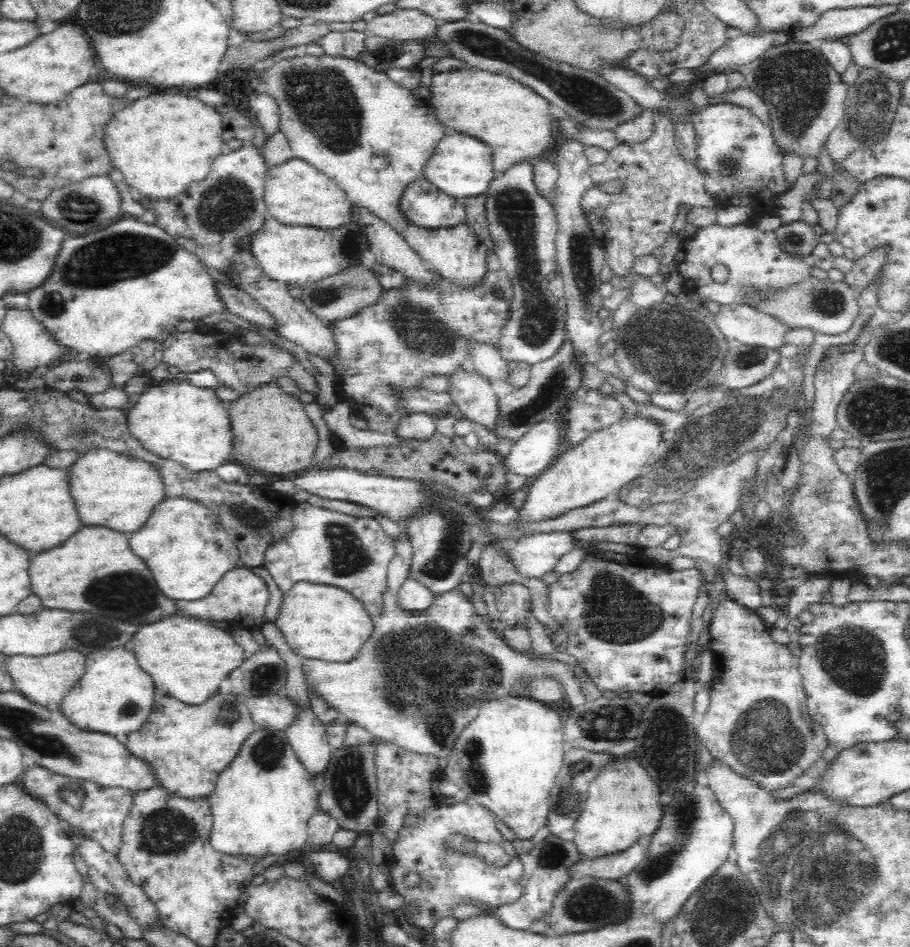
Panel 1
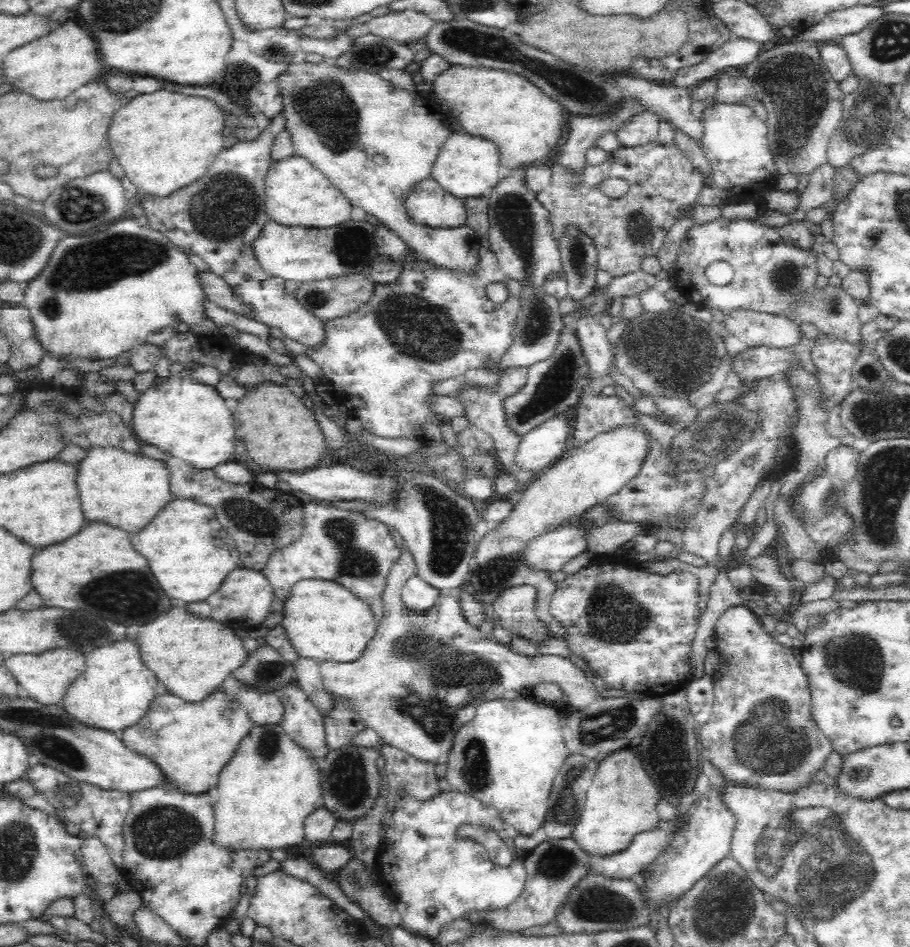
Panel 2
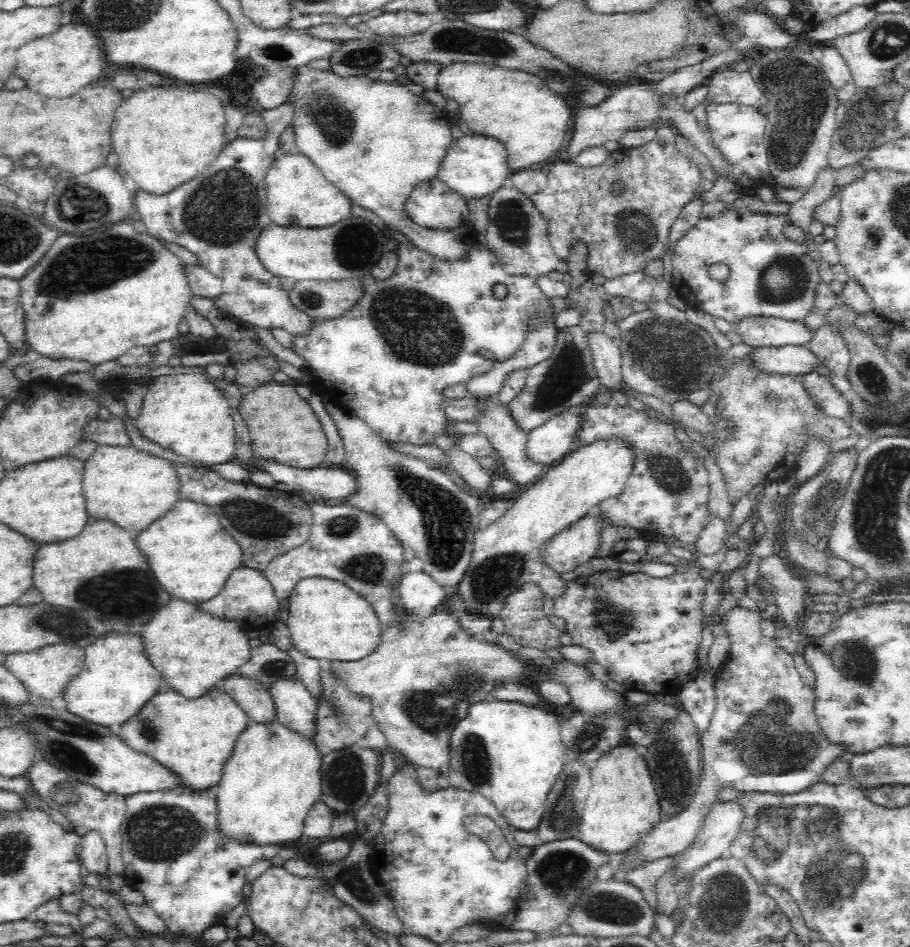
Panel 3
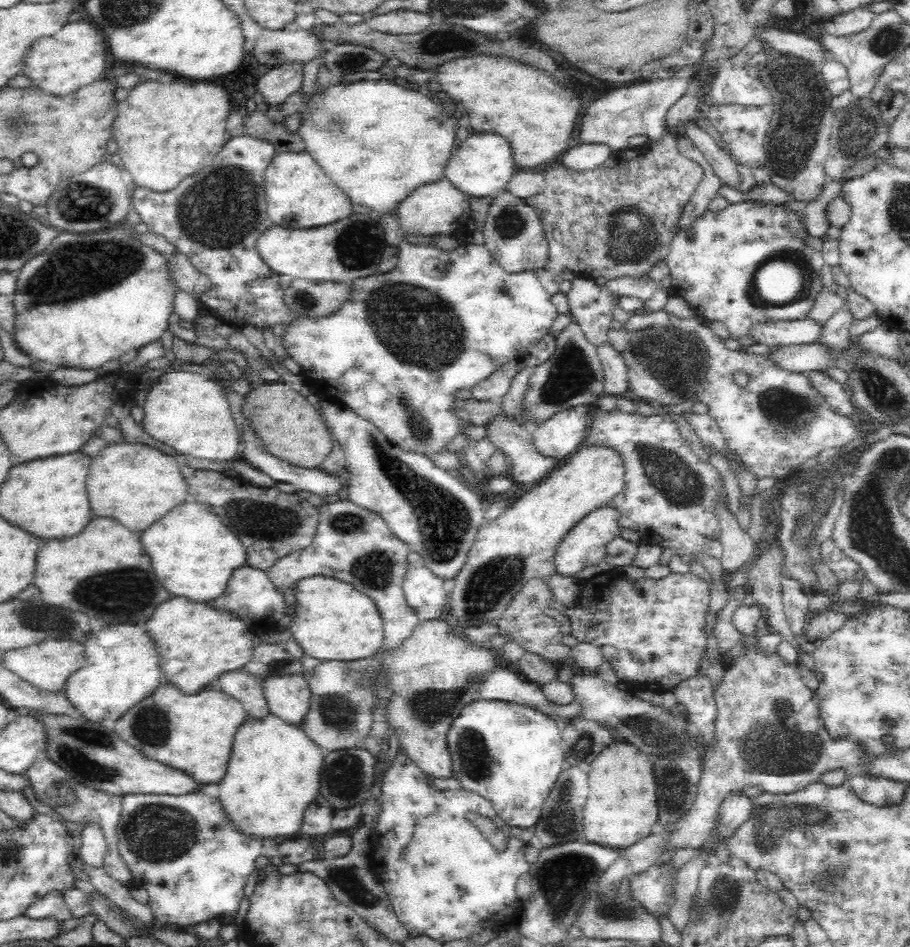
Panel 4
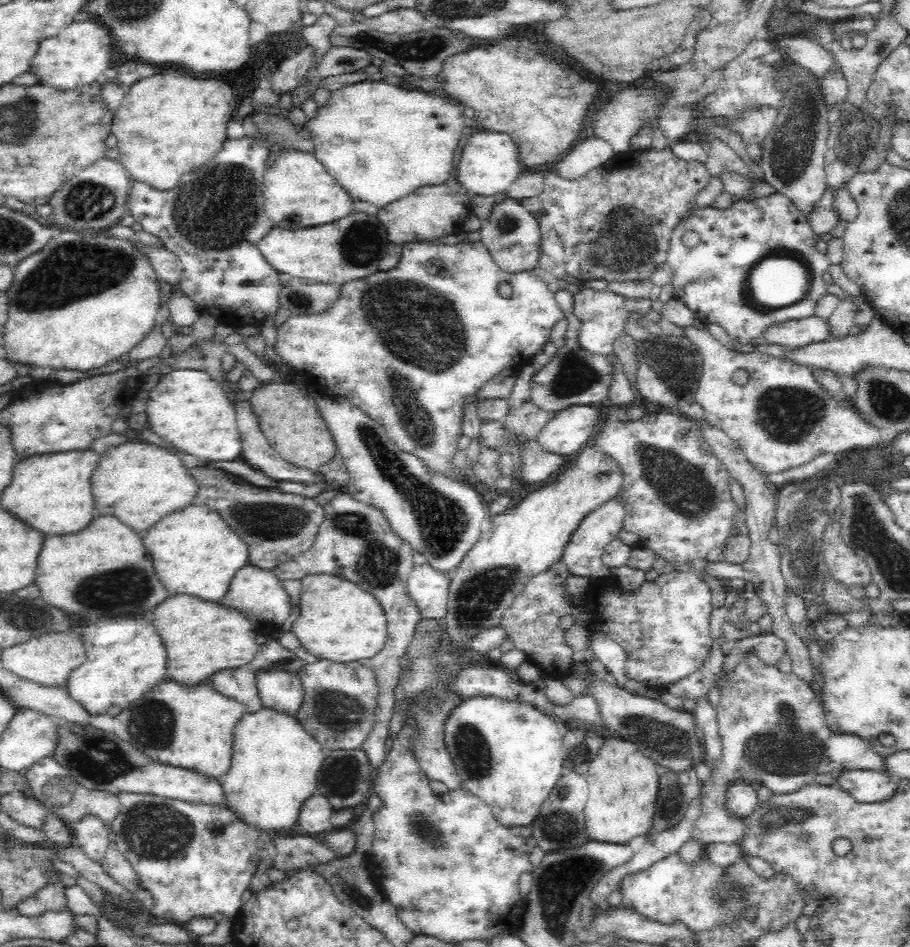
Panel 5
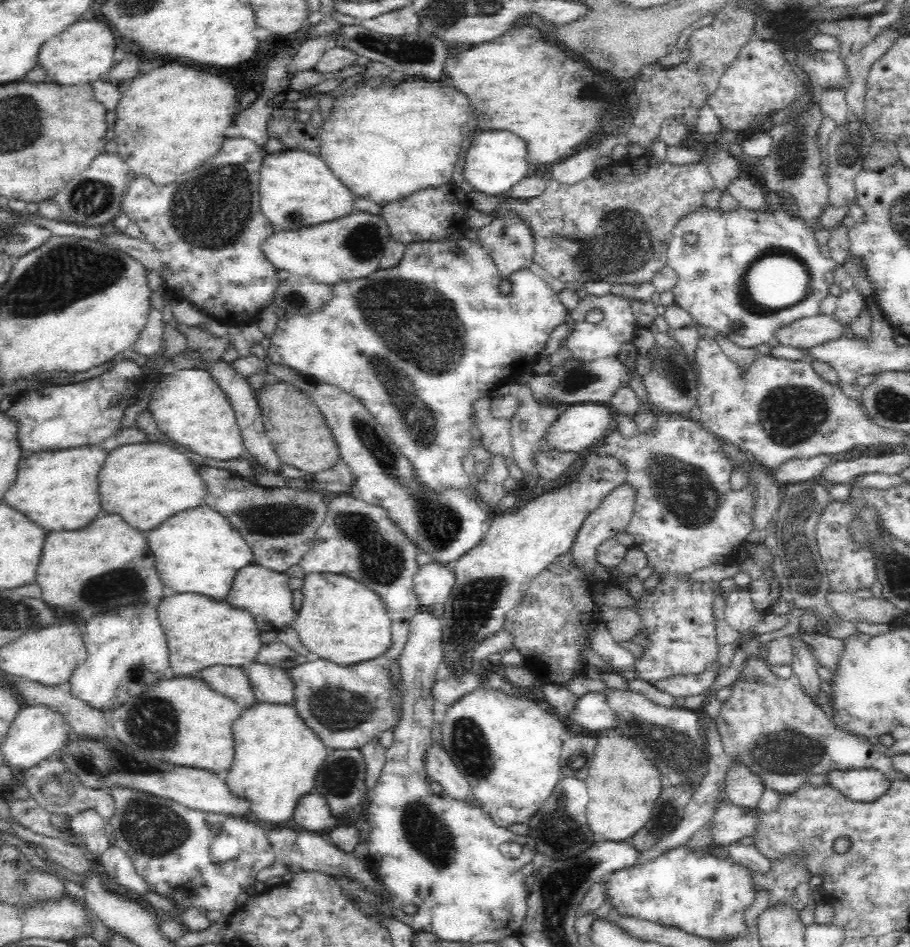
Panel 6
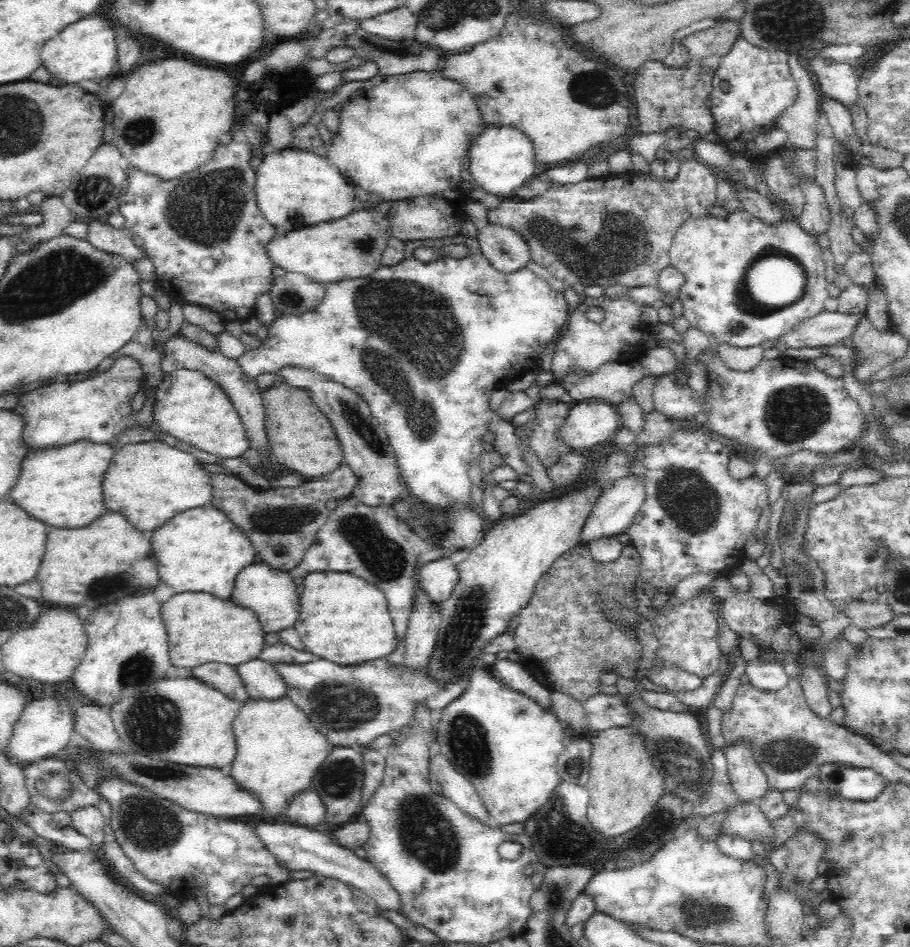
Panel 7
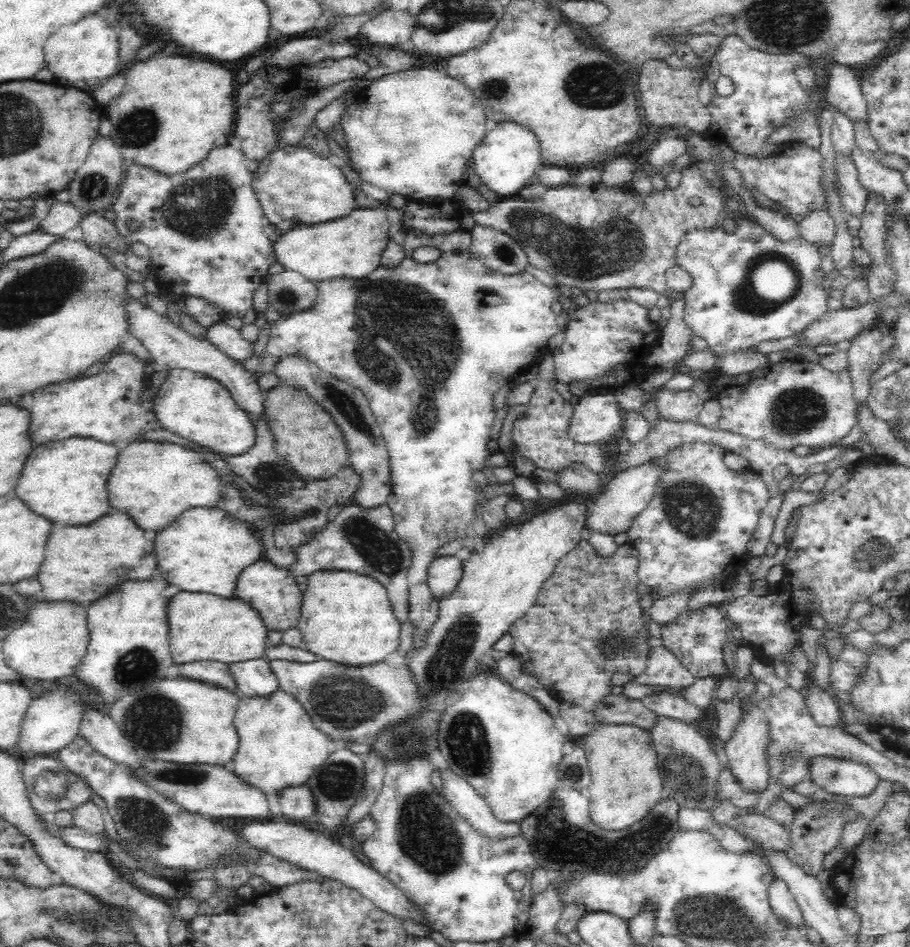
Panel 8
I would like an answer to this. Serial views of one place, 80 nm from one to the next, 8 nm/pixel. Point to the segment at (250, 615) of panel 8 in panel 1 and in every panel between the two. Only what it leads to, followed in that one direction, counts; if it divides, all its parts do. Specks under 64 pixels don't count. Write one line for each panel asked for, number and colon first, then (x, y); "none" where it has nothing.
1: (187, 660)
2: (192, 657)
3: (193, 651)
4: (195, 645)
5: (201, 638)
6: (201, 633)
7: (201, 629)

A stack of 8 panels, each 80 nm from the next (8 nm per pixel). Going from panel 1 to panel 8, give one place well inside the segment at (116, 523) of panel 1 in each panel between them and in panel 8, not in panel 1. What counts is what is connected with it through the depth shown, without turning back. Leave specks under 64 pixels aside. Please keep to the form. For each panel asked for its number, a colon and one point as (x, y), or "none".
2: (126, 491)
3: (129, 487)
4: (136, 484)
5: (139, 483)
6: (145, 482)
7: (146, 481)
8: (153, 482)

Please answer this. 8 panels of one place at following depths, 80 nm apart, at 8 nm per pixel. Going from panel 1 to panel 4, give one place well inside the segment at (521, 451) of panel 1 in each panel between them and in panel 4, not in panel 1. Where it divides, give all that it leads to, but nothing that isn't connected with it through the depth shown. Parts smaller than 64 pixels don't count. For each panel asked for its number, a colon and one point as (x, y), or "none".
2: (541, 447)
3: (552, 440)
4: (560, 435)

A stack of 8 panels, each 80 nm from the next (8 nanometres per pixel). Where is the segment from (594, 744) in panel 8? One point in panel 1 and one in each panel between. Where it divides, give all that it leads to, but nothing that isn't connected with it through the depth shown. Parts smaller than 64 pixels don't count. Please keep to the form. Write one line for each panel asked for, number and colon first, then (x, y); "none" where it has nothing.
1: (617, 814)
2: (621, 804)
3: (622, 805)
4: (622, 802)
5: (624, 784)
6: (623, 785)
7: (624, 785)

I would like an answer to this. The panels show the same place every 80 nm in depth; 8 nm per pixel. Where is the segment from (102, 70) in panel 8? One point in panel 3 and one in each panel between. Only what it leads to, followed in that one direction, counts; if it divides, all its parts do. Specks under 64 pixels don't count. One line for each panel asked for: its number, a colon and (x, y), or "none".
3: (55, 66)
4: (60, 64)
5: (80, 53)
6: (82, 53)
7: (86, 50)

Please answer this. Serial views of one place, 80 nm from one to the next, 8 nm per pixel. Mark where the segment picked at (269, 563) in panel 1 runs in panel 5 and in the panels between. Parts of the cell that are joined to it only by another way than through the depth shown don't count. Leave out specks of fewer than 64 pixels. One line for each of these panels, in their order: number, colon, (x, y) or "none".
2: (348, 548)
3: (355, 548)
4: (354, 545)
5: (355, 541)

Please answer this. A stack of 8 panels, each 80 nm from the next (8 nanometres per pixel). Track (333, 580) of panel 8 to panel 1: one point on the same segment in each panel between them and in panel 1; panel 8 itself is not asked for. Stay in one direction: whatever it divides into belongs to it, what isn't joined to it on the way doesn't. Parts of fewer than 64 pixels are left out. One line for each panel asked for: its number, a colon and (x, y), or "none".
1: (317, 621)
2: (323, 621)
3: (327, 621)
4: (331, 622)
5: (338, 622)
6: (341, 621)
7: (343, 620)

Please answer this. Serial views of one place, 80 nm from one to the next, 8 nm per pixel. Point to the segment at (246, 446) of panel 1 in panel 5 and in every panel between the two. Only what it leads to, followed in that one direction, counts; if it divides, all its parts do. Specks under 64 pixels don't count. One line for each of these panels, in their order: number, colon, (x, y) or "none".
2: (279, 433)
3: (283, 429)
4: (288, 426)
5: (288, 417)

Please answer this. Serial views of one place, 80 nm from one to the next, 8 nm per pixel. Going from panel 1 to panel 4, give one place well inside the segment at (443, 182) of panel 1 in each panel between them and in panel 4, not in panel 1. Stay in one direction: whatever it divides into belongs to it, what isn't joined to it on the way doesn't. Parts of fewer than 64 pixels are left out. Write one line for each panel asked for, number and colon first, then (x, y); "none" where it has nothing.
2: (466, 166)
3: (473, 166)
4: (482, 164)

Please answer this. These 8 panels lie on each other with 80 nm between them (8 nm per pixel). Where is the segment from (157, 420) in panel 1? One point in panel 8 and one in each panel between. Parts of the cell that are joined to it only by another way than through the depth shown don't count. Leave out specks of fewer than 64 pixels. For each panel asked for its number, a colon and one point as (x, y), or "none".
2: (181, 417)
3: (186, 413)
4: (188, 412)
5: (187, 408)
6: (188, 406)
7: (188, 405)
8: (195, 407)

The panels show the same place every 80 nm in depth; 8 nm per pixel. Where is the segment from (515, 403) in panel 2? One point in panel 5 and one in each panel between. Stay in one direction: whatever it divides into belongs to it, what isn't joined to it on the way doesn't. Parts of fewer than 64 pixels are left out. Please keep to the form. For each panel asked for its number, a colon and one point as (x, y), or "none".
3: (567, 378)
4: (572, 376)
5: (573, 376)

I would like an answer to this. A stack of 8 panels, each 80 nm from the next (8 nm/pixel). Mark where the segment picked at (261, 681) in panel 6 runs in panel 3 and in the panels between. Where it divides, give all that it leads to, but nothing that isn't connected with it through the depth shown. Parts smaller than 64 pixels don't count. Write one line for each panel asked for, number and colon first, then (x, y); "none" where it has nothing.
3: (295, 708)
4: (289, 697)
5: (281, 691)

